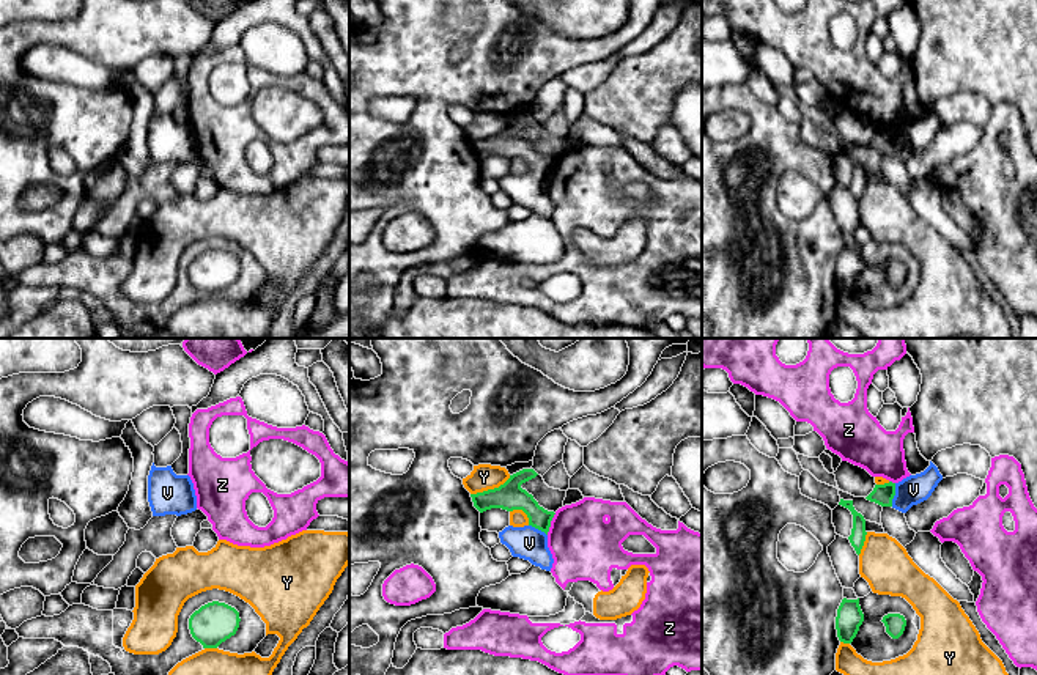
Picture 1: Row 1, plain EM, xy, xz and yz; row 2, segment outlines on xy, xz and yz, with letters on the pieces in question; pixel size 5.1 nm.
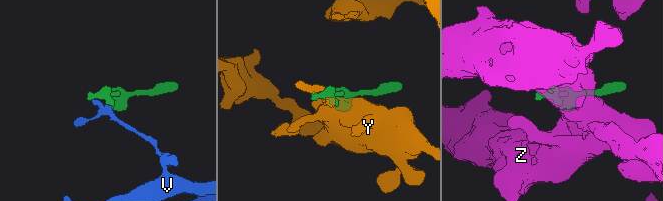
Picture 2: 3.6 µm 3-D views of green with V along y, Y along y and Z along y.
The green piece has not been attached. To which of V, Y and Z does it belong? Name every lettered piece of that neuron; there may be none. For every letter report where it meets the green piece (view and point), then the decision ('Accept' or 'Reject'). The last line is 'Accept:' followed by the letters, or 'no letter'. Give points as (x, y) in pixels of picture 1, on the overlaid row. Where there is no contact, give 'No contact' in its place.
V: Touches green at yz (894, 494). Accept
Y: Touches green at xz (490, 490). Reject
Z: Touches green at xz (549, 524). Reject
Accept: V

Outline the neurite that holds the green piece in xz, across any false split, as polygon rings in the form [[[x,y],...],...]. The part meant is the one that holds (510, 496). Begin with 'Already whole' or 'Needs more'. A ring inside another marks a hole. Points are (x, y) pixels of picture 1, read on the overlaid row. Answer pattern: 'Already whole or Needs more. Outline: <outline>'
Needs more. Outline: [[[522,469],[510,475],[499,488],[471,494],[471,497],[480,513],[491,508],[522,510],[529,518],[529,524],[505,527],[499,532],[500,543],[510,549],[513,557],[529,560],[532,565],[551,571],[554,559],[548,548],[548,532],[555,513],[540,507],[533,496],[521,488],[522,483],[537,475],[533,469]]]

